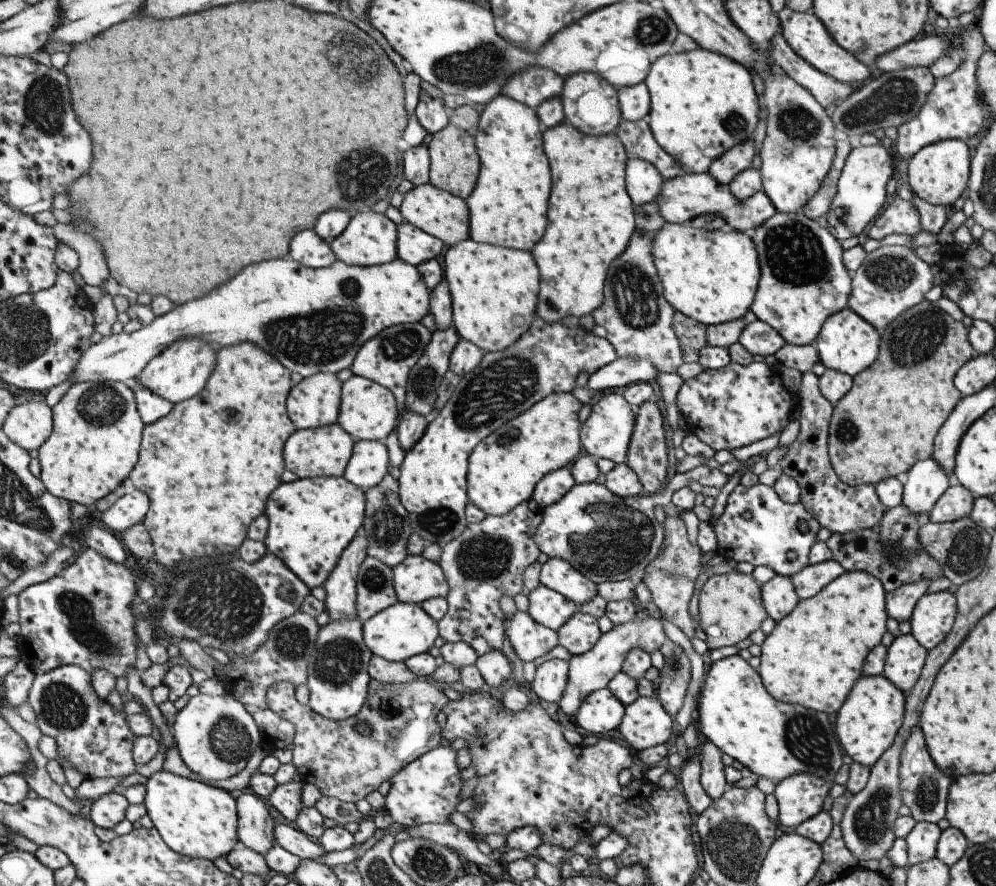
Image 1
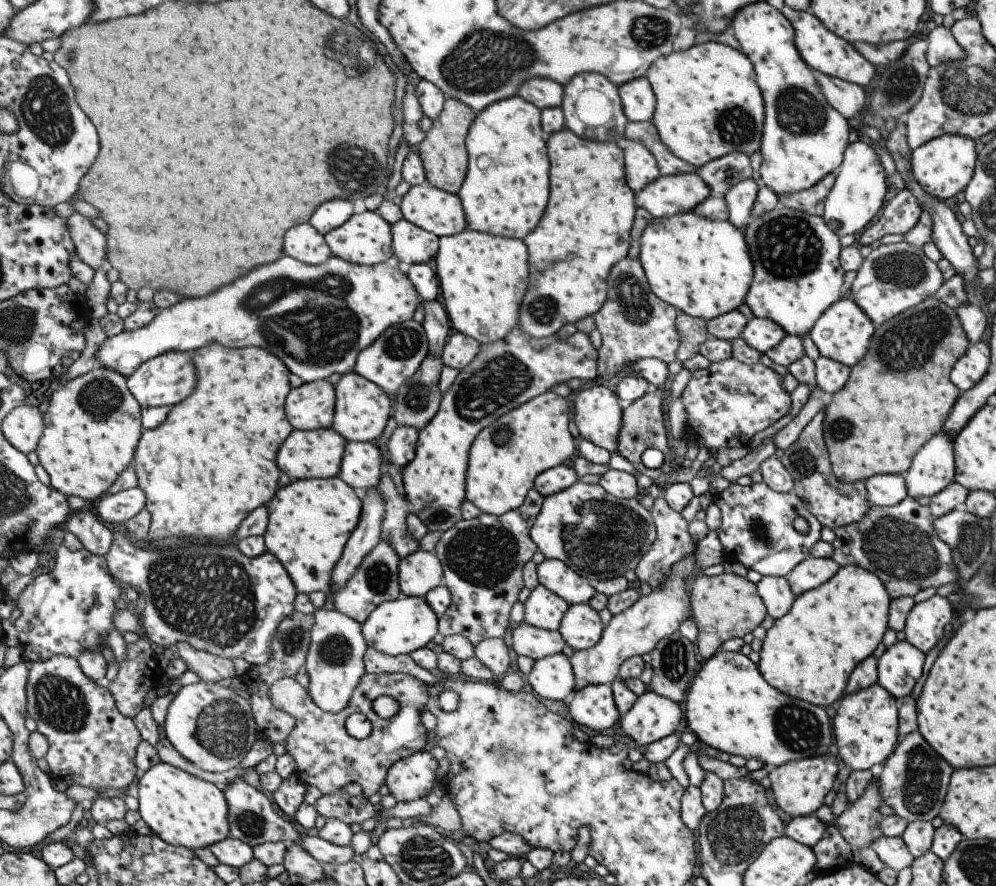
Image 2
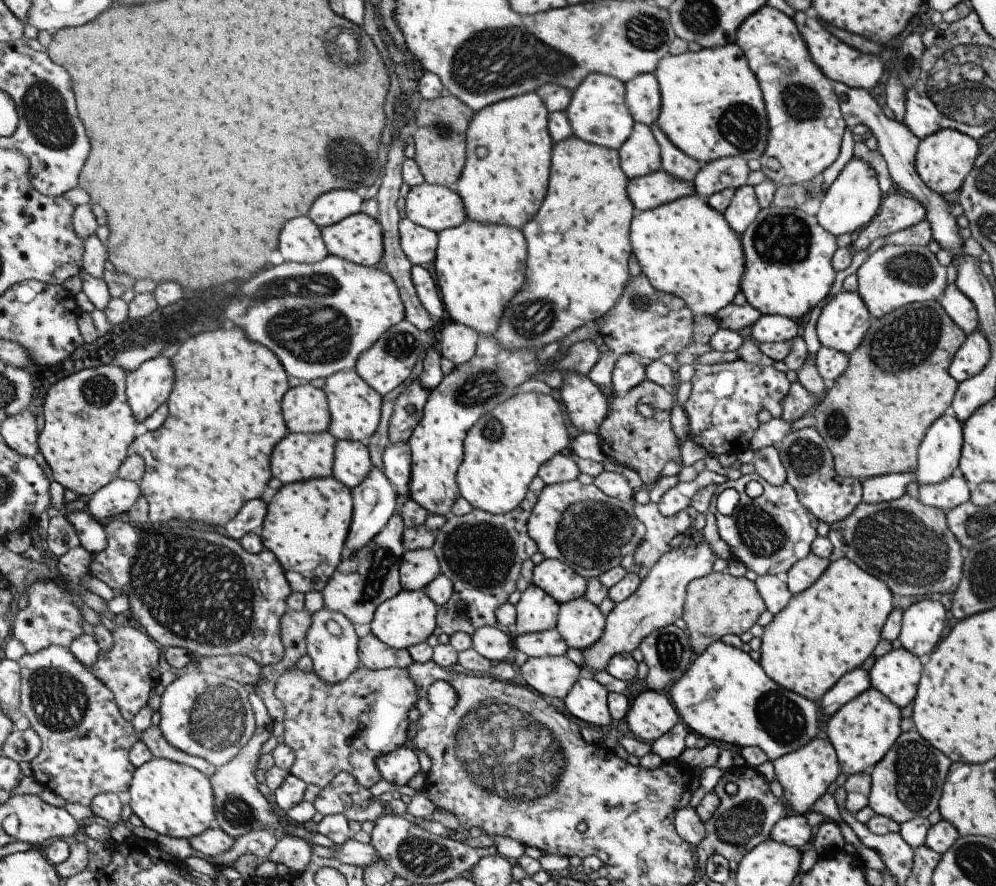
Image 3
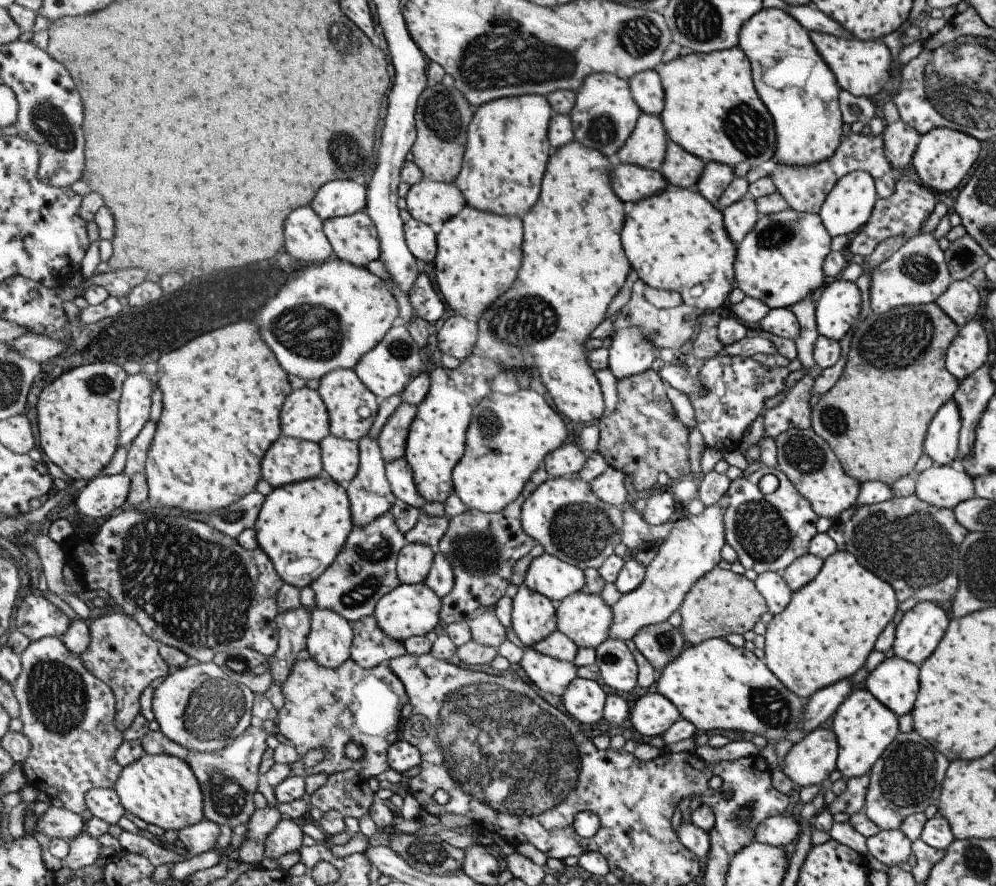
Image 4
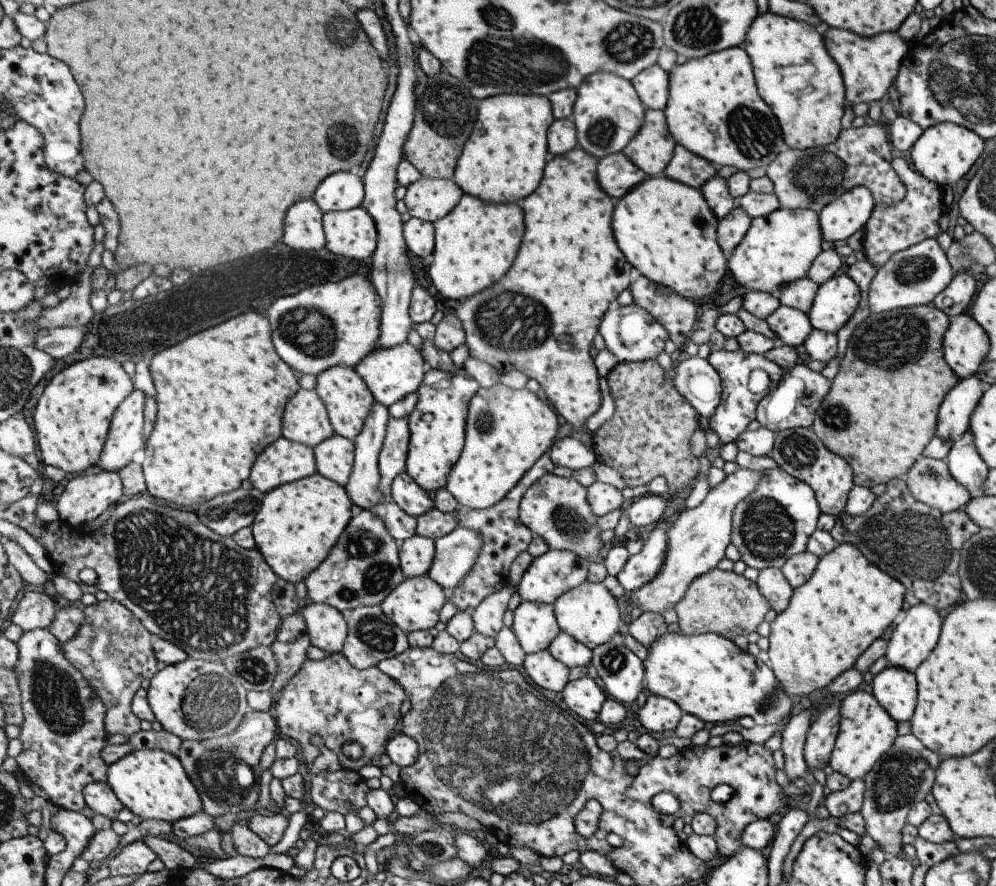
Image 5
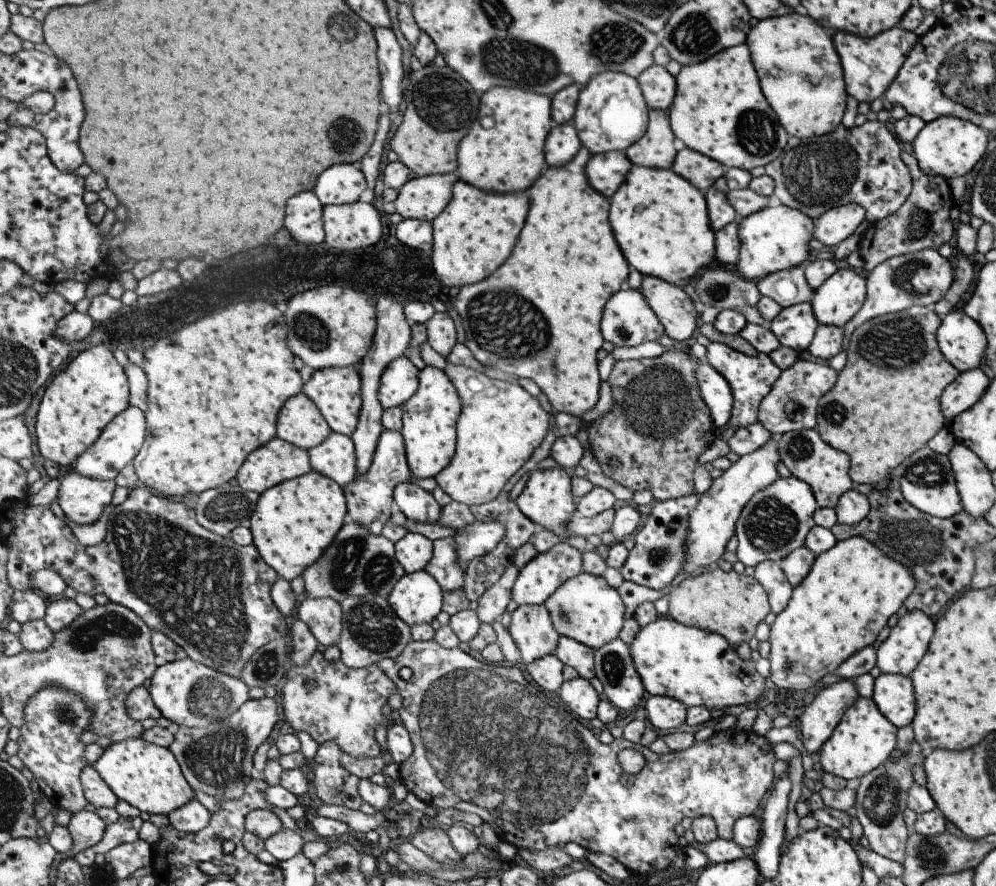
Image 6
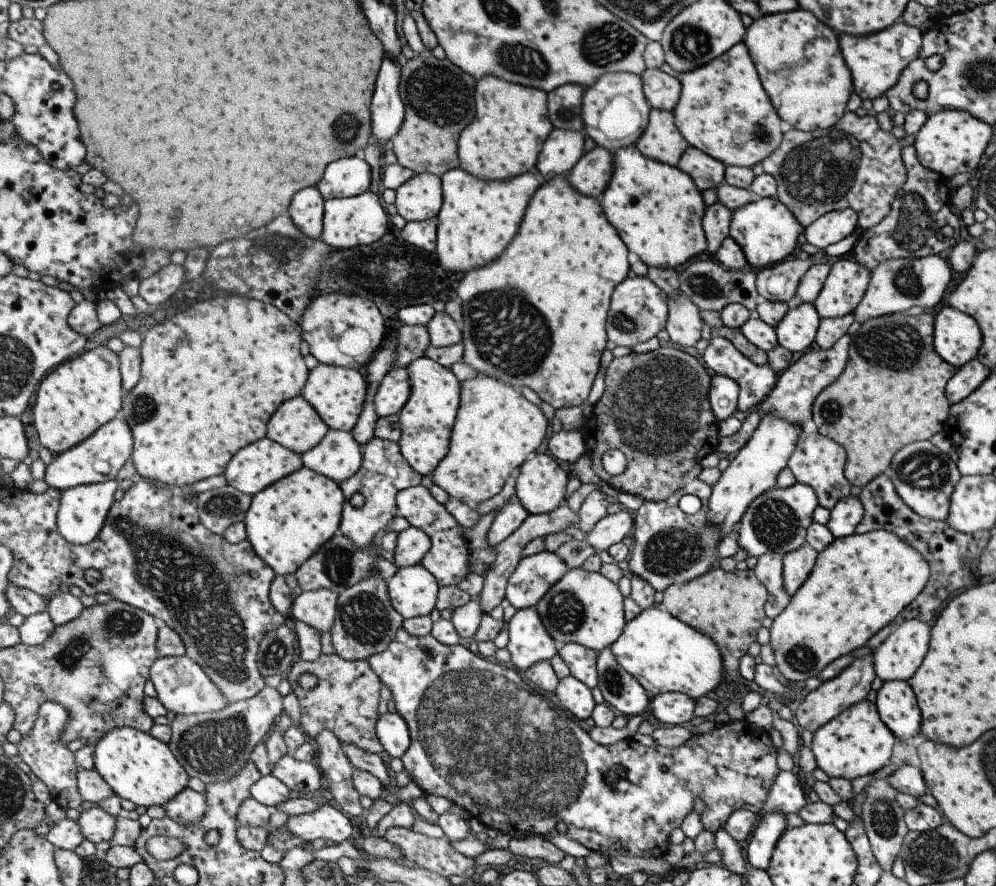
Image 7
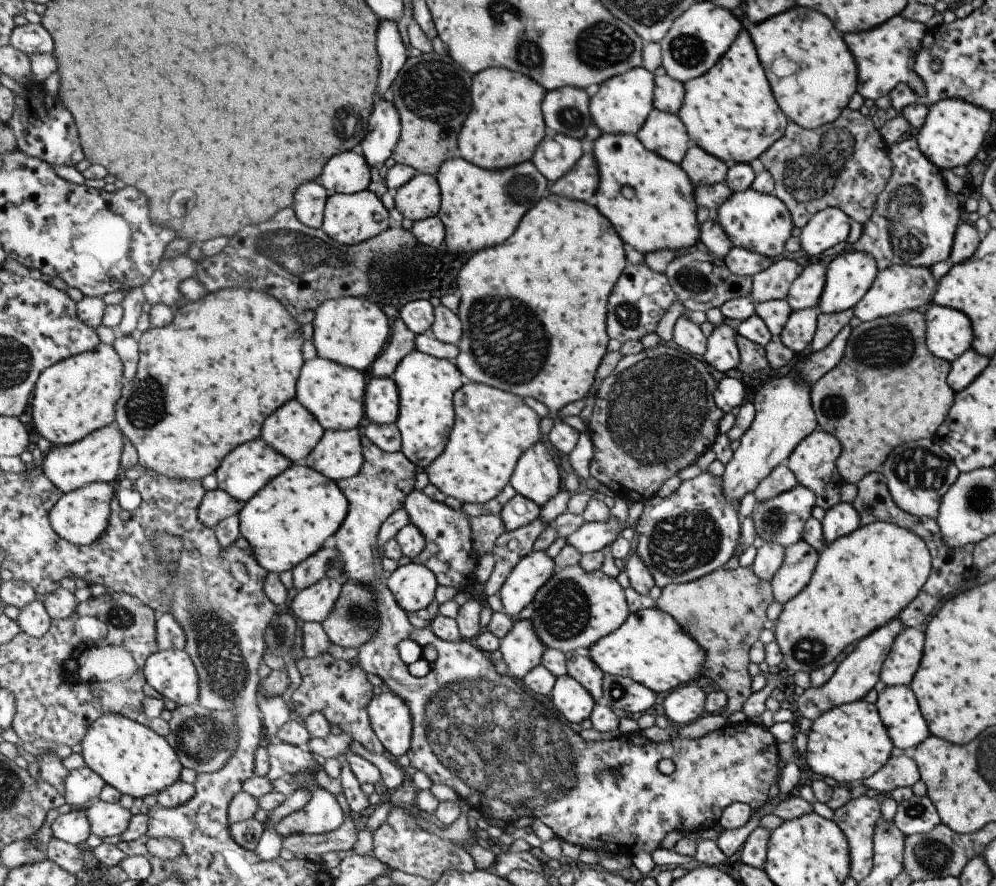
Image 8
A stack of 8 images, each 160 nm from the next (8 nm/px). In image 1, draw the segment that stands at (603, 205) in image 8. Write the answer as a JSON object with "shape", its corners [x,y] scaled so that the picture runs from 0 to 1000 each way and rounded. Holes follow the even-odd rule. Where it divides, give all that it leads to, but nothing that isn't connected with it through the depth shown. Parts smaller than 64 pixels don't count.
{"shape":[[[695,249],[688,253],[668,251],[658,265],[656,287],[663,313],[667,318],[667,333],[679,347],[696,361],[710,367],[722,367],[732,362],[745,360],[755,345],[755,339],[763,313],[762,295],[758,277],[748,263],[728,255],[722,260],[709,261],[696,255]]]}

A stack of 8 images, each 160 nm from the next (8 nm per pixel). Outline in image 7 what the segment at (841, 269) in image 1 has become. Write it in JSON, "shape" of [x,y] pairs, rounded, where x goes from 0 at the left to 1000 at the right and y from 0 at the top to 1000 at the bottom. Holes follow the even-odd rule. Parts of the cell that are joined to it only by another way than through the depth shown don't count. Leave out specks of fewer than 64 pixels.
{"shape":[[[776,222],[760,223],[748,233],[735,238],[731,267],[744,280],[748,295],[755,305],[785,296],[799,281],[800,266],[807,256],[796,246],[796,242]]]}

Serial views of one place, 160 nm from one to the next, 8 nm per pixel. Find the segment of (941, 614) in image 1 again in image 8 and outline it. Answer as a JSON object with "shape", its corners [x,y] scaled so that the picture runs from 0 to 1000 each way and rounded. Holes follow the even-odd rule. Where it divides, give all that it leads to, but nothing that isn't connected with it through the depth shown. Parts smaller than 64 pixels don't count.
{"shape":[[[909,708],[897,721],[893,736],[884,752],[882,765],[892,774],[909,773],[915,770],[921,756],[928,728],[928,713]]]}

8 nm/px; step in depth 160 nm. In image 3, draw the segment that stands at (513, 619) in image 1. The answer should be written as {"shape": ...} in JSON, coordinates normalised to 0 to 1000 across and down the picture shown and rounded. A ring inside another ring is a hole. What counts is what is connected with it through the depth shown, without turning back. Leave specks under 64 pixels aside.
{"shape":[[[559,710],[529,717],[516,717],[517,731],[532,743],[547,740],[568,740],[570,726]]]}

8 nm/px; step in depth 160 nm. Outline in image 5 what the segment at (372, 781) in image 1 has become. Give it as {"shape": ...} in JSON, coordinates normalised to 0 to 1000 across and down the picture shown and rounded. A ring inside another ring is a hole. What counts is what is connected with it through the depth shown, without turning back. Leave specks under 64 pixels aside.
{"shape":[[[337,737],[328,739],[322,746],[309,745],[302,754],[301,760],[290,767],[290,773],[281,782],[280,790],[277,792],[280,828],[289,831],[302,842],[304,854],[310,867],[322,851],[320,844],[312,840],[312,831],[319,830],[326,836],[325,840],[330,847],[338,852],[342,858],[345,868],[352,870],[362,869],[372,862],[377,853],[385,853],[389,850],[391,835],[402,825],[403,795],[410,789],[406,775],[398,766],[393,765],[382,756],[380,752],[360,756],[350,748],[350,745],[343,738]],[[346,837],[357,837],[362,842],[362,853],[358,858],[352,858],[344,851],[344,840]]]}

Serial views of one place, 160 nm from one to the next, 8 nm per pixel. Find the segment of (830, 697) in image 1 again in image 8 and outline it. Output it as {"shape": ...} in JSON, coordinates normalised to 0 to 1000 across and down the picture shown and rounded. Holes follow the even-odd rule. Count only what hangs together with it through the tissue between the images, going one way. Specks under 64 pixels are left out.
{"shape":[[[881,588],[829,614],[808,664],[785,682],[777,702],[777,723],[794,760],[824,754],[843,743],[848,729],[899,699],[921,673],[933,650],[934,625],[916,600]]]}

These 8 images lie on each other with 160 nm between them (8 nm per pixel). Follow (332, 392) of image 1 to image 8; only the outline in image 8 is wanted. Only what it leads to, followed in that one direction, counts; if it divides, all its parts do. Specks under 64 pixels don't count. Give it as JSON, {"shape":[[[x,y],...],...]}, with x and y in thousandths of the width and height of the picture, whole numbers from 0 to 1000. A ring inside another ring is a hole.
{"shape":[[[296,448],[265,476],[262,494],[296,524],[303,524],[327,488],[321,474]]]}

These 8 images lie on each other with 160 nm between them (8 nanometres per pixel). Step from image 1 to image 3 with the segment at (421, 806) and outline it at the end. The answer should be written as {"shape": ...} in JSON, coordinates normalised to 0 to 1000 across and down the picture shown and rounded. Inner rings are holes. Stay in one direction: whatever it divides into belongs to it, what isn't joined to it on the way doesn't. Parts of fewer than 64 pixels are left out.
{"shape":[[[411,839],[383,854],[381,865],[383,875],[393,885],[401,887],[409,887],[423,871],[421,853]]]}

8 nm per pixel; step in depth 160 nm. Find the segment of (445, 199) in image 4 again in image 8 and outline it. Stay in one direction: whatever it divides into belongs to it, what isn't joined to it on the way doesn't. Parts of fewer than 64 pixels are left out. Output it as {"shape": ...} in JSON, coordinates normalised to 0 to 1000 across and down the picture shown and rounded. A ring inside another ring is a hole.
{"shape":[[[421,195],[395,219],[399,237],[415,251],[439,245],[443,239],[444,214],[438,198]]]}

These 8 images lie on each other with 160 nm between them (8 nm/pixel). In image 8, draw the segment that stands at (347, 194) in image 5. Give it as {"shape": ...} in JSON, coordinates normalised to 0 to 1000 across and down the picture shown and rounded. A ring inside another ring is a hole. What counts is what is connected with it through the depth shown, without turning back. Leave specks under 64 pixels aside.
{"shape":[[[346,170],[337,175],[325,187],[325,194],[320,201],[329,219],[356,219],[370,212],[372,208],[372,186],[365,174]]]}

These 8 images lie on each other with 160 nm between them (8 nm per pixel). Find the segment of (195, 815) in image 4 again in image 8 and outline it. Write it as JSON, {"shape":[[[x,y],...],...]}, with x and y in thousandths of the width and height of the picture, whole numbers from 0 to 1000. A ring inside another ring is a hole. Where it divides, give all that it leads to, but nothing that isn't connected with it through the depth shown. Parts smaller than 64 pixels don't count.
{"shape":[[[117,805],[97,812],[89,821],[81,842],[87,865],[97,870],[107,886],[117,888],[134,902],[163,895],[180,881],[185,866],[181,852],[168,833],[158,828],[148,817]]]}

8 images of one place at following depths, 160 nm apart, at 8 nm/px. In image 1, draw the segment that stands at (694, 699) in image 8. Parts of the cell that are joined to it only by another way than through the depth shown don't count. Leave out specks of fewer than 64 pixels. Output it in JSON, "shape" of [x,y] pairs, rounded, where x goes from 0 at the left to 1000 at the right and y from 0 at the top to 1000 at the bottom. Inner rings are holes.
{"shape":[[[642,787],[631,797],[622,828],[642,849],[662,841],[672,841],[677,834],[679,815],[660,787]]]}

